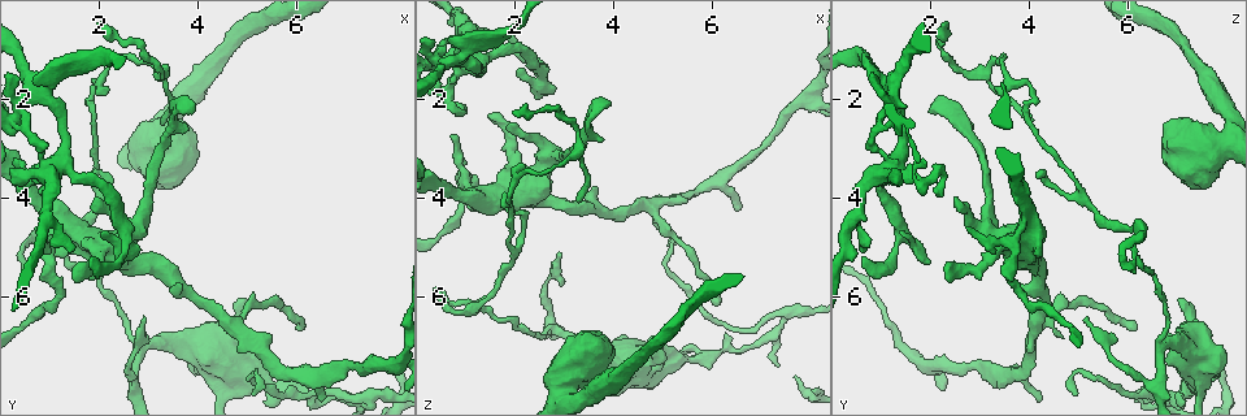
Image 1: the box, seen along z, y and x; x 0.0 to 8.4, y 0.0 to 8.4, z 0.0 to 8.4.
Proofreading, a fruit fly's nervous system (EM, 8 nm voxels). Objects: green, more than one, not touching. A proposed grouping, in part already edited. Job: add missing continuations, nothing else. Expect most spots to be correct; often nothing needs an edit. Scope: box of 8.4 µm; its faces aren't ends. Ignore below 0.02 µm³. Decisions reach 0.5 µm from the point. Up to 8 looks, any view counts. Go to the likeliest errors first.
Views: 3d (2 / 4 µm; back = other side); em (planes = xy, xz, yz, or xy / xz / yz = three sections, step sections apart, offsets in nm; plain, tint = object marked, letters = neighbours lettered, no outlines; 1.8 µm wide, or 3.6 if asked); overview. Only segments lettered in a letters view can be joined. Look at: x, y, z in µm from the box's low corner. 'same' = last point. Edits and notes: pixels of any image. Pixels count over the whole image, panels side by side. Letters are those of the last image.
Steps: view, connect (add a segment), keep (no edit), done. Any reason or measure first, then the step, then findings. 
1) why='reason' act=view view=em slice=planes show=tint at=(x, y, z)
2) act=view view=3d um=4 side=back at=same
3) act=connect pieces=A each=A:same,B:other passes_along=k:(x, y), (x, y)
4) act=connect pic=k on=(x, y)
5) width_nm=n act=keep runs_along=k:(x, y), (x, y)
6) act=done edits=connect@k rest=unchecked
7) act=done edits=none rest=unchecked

why='long arm stops here' act=view view=3d um=2 at=(3.90, 2.10, 2.10)

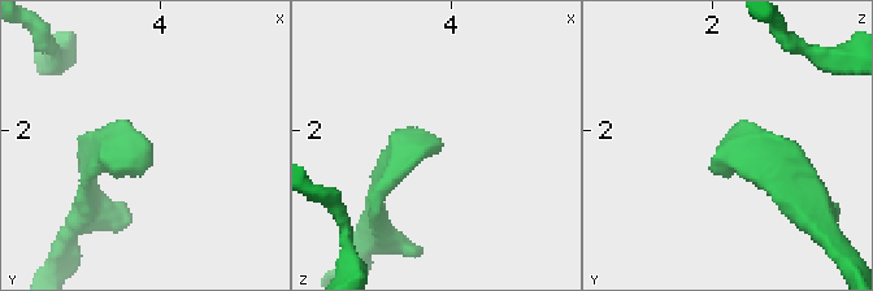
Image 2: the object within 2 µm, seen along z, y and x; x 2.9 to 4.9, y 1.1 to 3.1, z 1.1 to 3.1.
act=view view=em slice=planes show=tint at=(3.90, 2.08, 2.14)

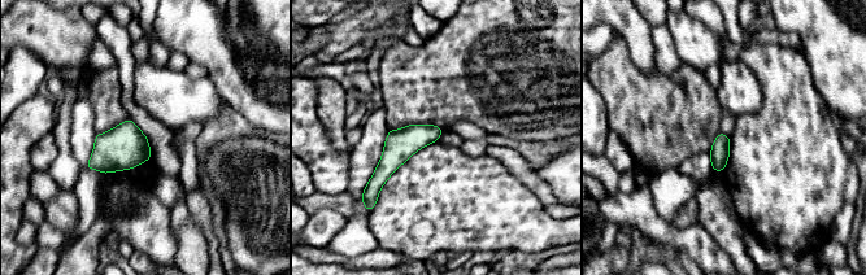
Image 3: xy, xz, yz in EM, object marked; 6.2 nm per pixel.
why='see the neighbours' act=view view=em slice=planes show=letters at=same

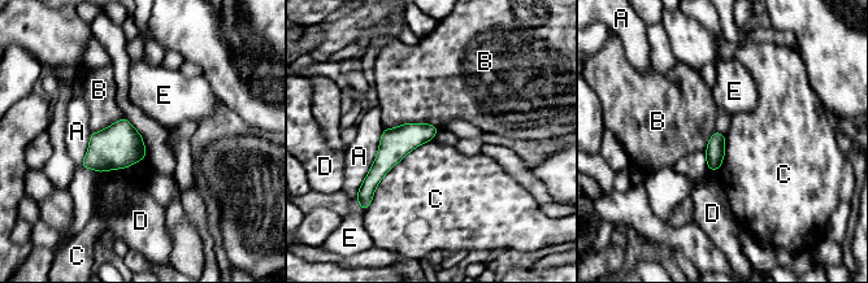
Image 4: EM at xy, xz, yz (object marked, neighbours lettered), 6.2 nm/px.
width_nm=120 act=keep each=A:other,B:other,C:other,D:other,E:other border=4:(432, 139), (383, 177), (369, 203) found='no lettered segment goes on from it'

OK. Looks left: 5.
why='branch stops here' act=view view=3d um=4 side=back at=(2.45, 5.25, 1.95)

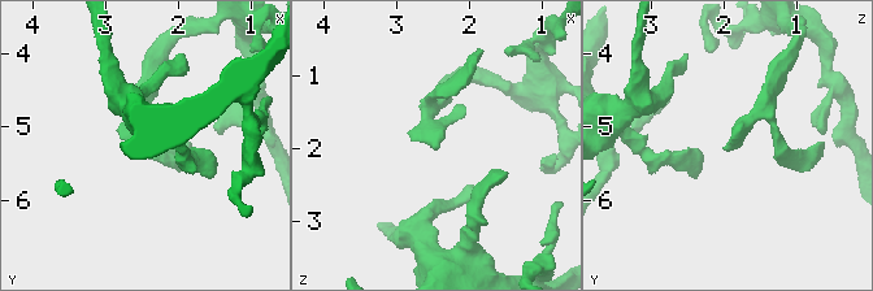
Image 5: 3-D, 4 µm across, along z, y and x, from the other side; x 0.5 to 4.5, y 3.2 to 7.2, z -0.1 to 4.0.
act=view view=em slice=planes show=letters at=(2.40, 5.30, 2.00)

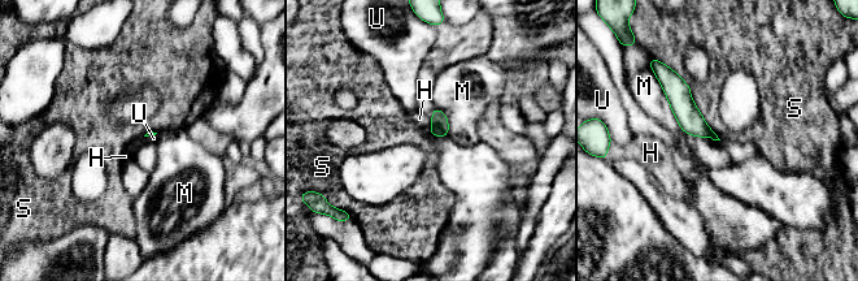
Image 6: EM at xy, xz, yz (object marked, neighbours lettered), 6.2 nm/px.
act=keep each=H:other,M:other,S:other,U:other border=6:(689, 89), (702, 119), (721, 139) found='no lettered segment goes on from it'

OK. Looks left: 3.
why='thick end' act=view view=3d um=4 at=(1.10, 5.20, 4.15)

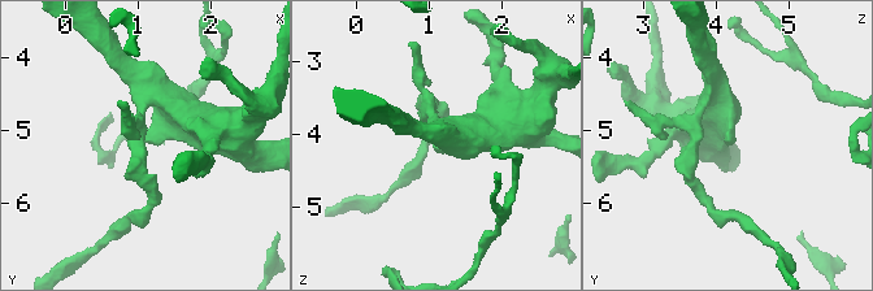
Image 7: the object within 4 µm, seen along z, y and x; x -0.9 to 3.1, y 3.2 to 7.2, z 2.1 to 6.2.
act=view view=em slice=planes show=letters at=(1.10, 5.20, 4.15)

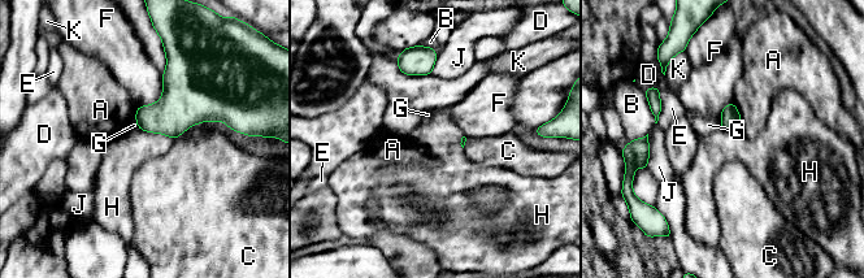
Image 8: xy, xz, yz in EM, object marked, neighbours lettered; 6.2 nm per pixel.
act=keep each=A:other,B:other,C:other,D:other,E:other,F:other,G:other,H:other,J:other,K:other border=8:(138, 126), (172, 139) found='no lettered segment goes on from it'

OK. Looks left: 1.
act=done edits=none rest=unchecked

